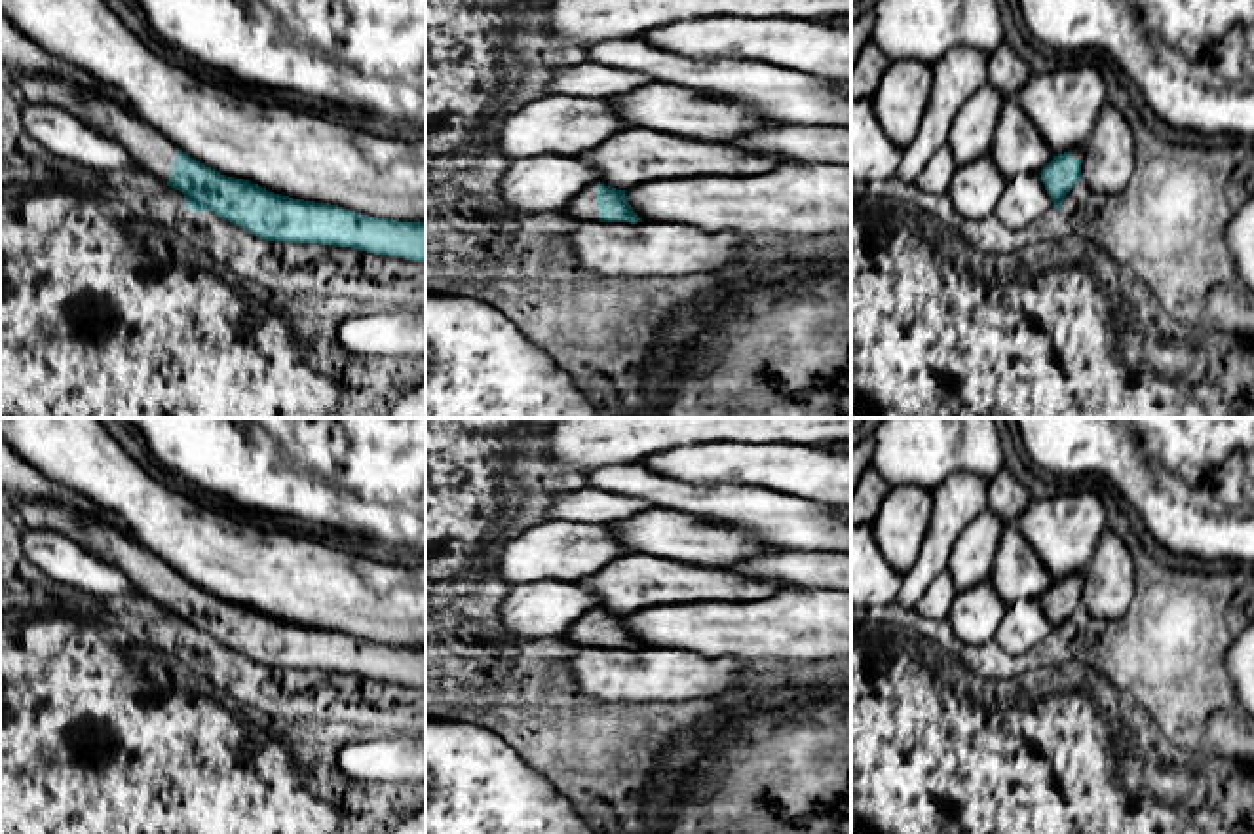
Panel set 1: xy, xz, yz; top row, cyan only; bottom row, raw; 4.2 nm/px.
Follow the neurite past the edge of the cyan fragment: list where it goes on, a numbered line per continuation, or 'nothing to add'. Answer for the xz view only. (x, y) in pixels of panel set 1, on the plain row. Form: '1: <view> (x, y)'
1: xz (582, 633)

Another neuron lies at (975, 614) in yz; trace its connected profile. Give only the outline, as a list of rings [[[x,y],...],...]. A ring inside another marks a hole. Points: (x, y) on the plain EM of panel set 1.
[[[988,579],[956,595],[946,623],[960,642],[978,646],[994,640],[1005,612],[1007,604]]]

